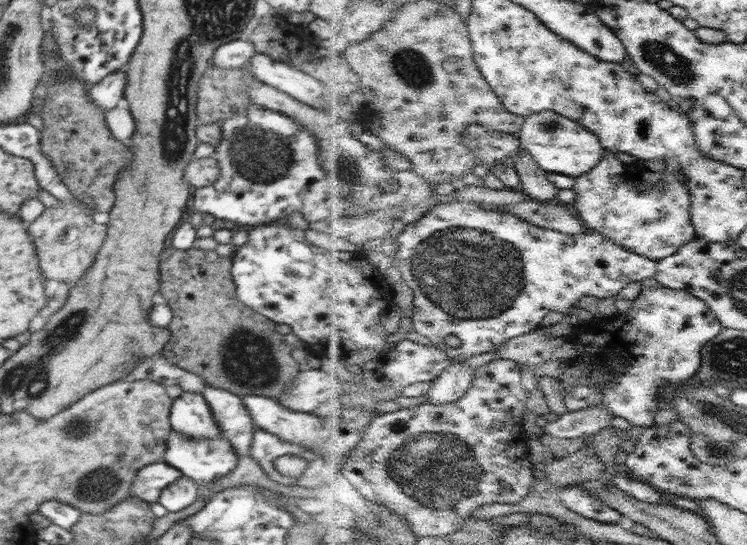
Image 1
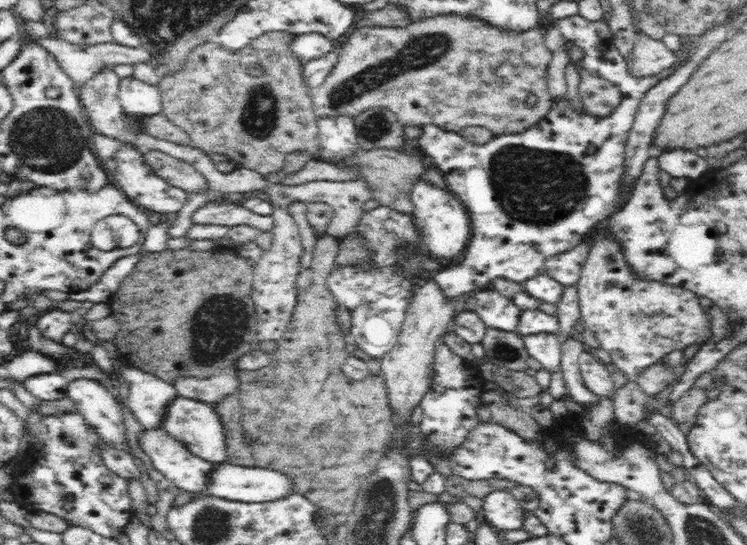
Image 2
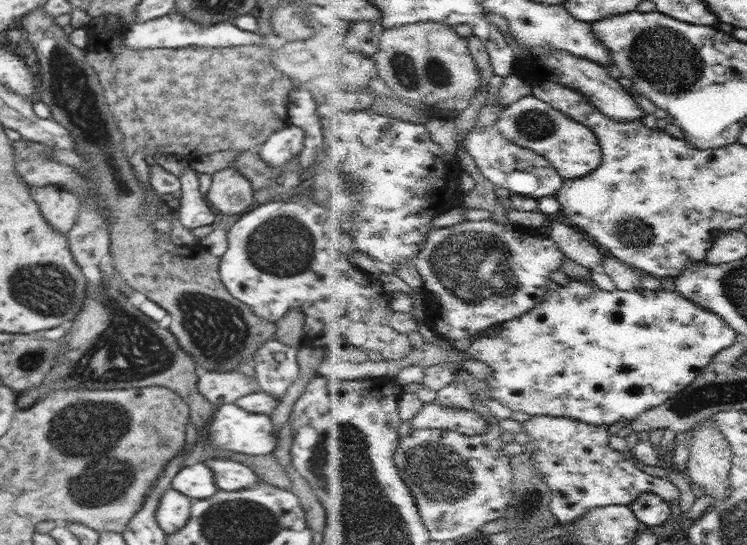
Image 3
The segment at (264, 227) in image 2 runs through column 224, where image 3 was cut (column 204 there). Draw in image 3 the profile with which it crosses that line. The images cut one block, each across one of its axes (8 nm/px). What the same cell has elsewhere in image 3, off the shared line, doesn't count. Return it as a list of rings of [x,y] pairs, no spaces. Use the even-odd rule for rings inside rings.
[[[189,166],[179,176],[182,194],[176,217],[188,229],[217,224],[216,217],[206,203],[204,195],[199,191],[199,173],[197,169]]]

